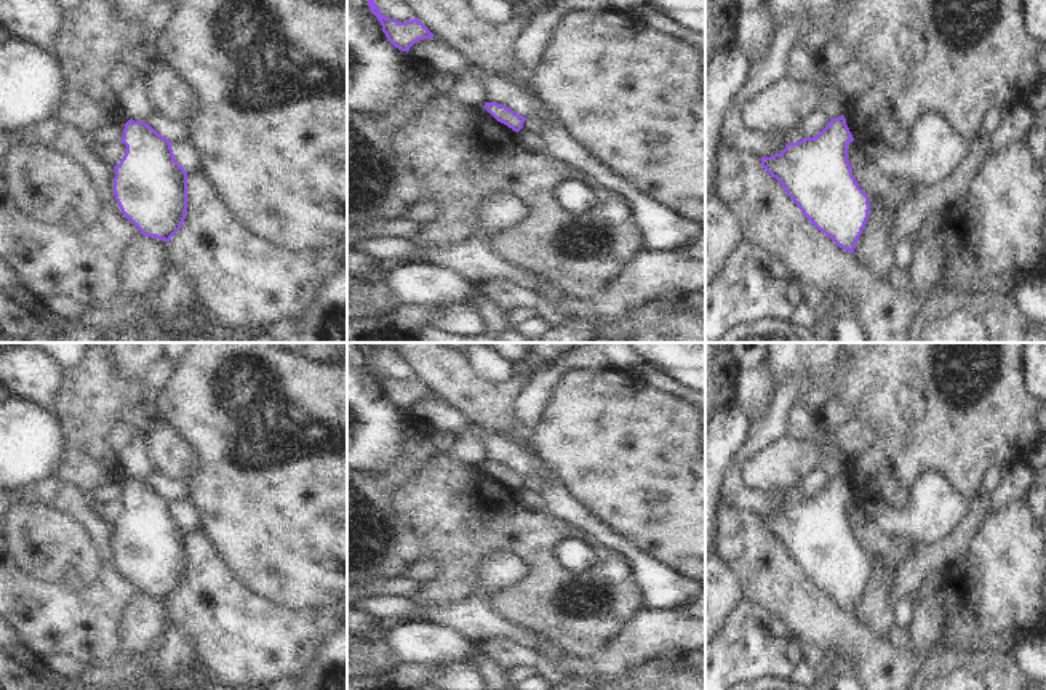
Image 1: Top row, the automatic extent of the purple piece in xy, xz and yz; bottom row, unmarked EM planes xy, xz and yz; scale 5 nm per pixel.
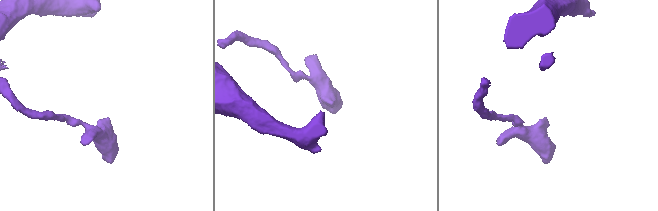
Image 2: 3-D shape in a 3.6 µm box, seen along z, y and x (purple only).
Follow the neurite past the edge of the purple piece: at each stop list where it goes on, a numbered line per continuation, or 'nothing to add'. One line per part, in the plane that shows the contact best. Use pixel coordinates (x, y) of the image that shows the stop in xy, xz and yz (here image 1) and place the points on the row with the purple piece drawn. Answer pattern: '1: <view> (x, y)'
nothing to add

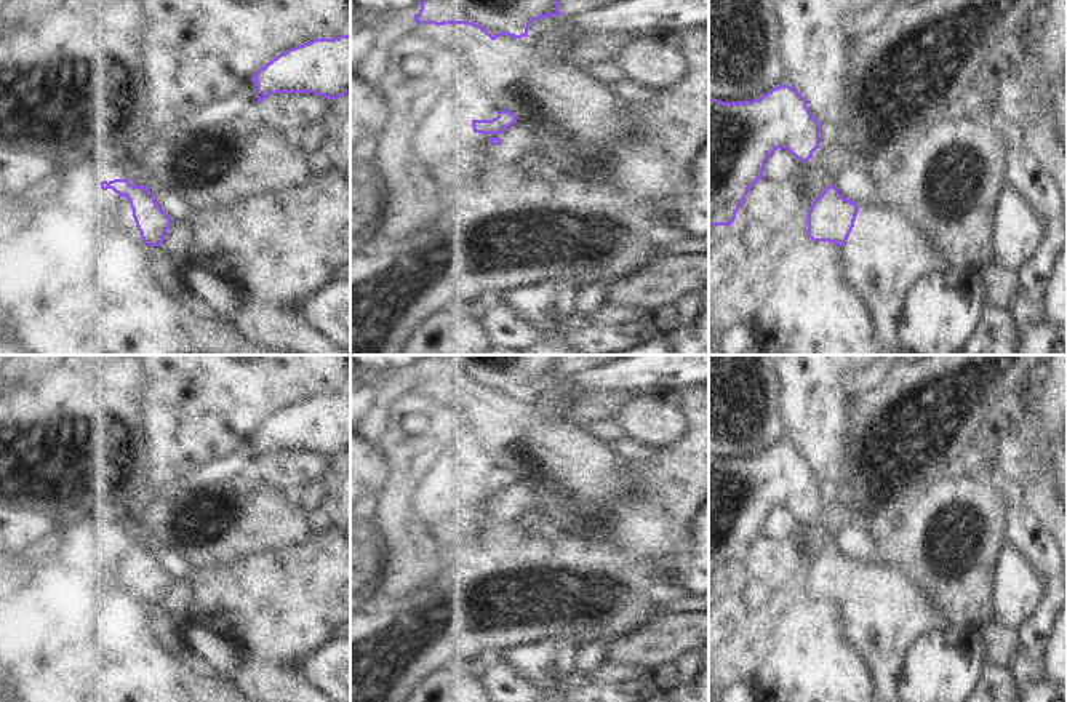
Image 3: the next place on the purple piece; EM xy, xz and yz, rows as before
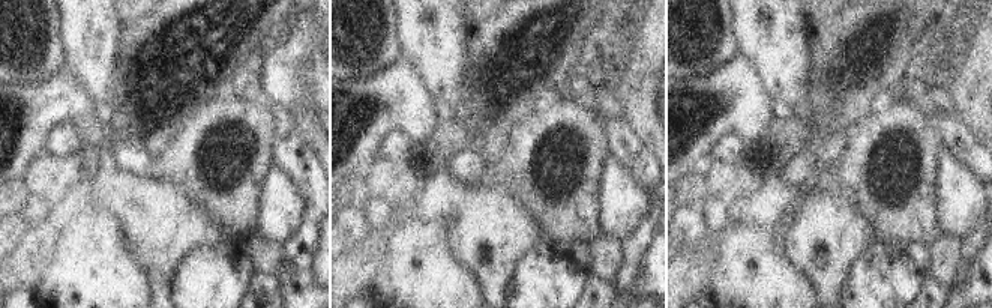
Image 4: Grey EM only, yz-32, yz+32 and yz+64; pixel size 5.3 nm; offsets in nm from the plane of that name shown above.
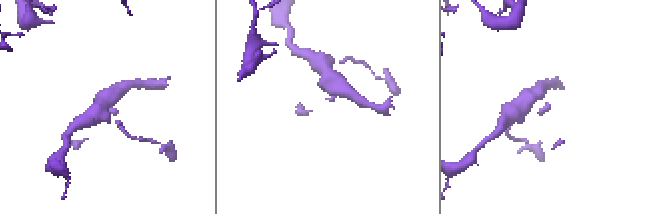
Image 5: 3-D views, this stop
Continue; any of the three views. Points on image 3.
1: yz (885, 255)

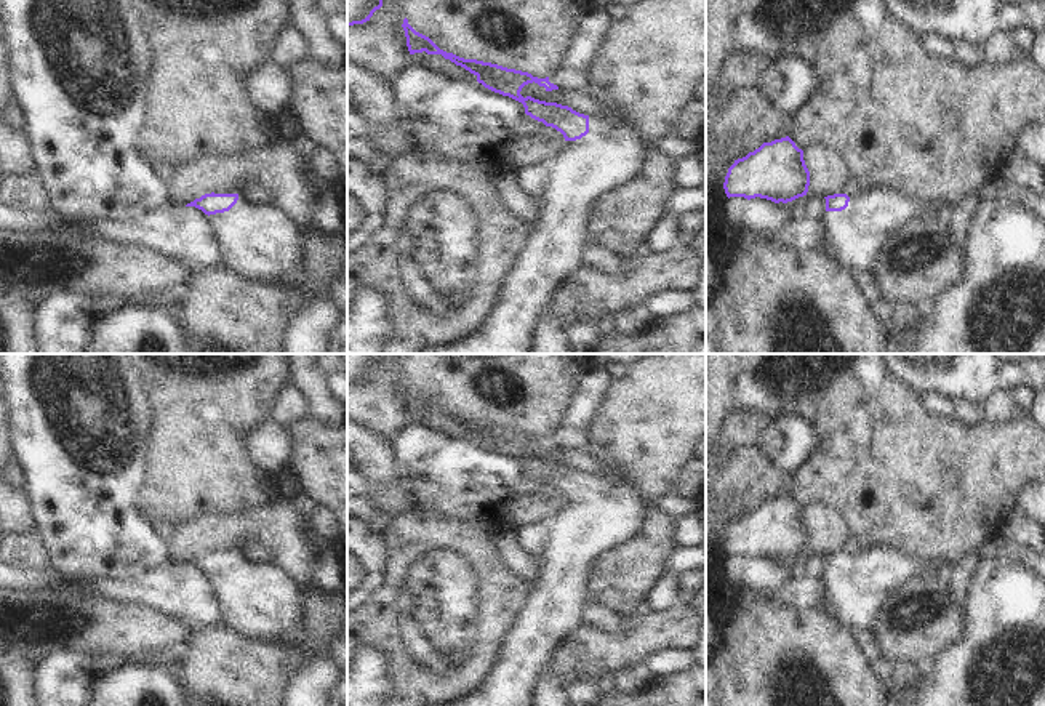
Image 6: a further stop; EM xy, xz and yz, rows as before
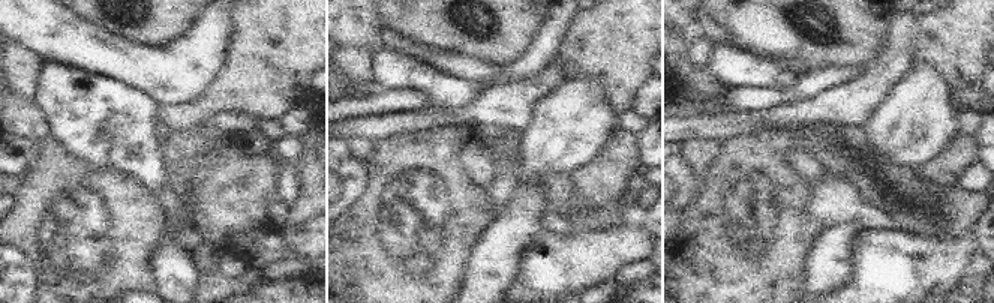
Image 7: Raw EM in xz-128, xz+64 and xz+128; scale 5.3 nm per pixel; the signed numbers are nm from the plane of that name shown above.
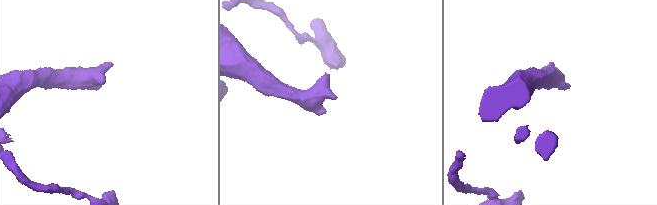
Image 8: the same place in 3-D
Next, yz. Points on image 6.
1: yz (856, 232)

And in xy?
1: xy (264, 242)

